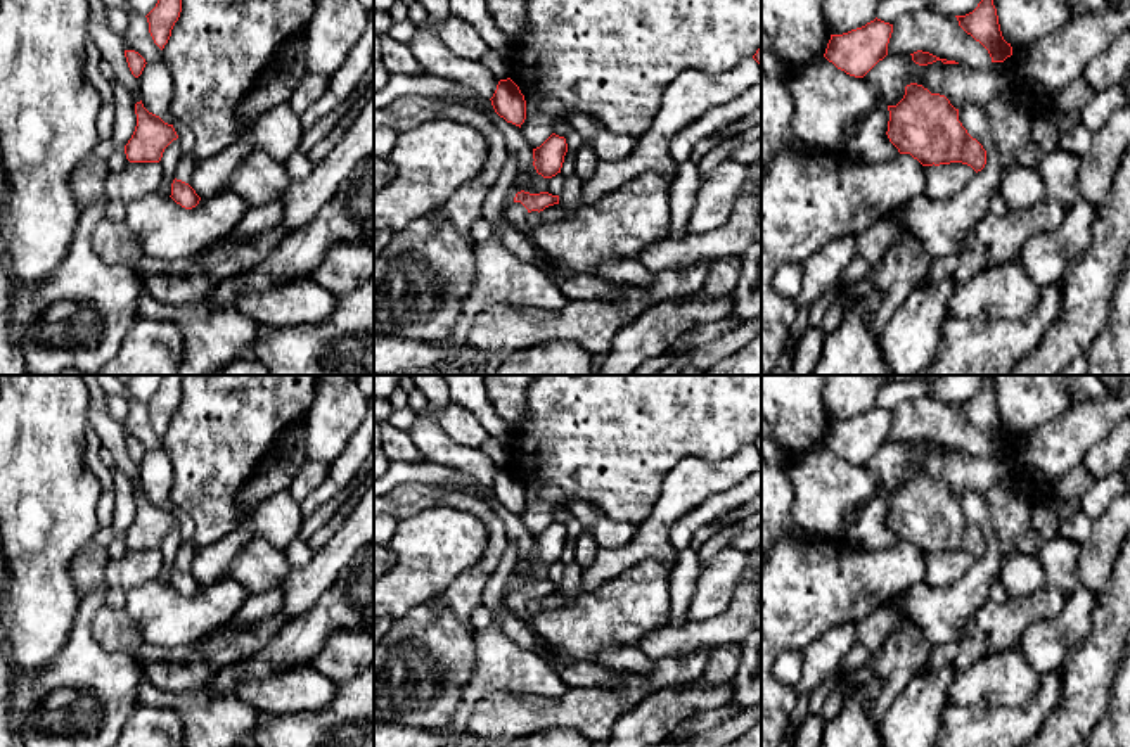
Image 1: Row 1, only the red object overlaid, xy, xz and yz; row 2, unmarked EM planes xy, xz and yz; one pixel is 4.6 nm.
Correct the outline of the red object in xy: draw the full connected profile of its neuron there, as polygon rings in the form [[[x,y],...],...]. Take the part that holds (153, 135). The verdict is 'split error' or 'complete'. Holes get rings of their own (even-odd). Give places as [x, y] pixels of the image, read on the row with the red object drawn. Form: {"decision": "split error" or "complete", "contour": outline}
{"decision": "complete", "contour": [[[142,100],[135,104],[137,126],[125,145],[130,163],[159,163],[164,149],[178,138],[173,124],[149,112]]]}

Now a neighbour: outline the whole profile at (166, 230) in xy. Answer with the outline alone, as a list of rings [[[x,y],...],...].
[[[156,190],[125,204],[125,223],[138,237],[145,256],[175,261],[235,232],[249,209],[232,190],[201,197],[192,209]]]

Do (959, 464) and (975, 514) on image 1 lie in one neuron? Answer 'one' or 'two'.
two

